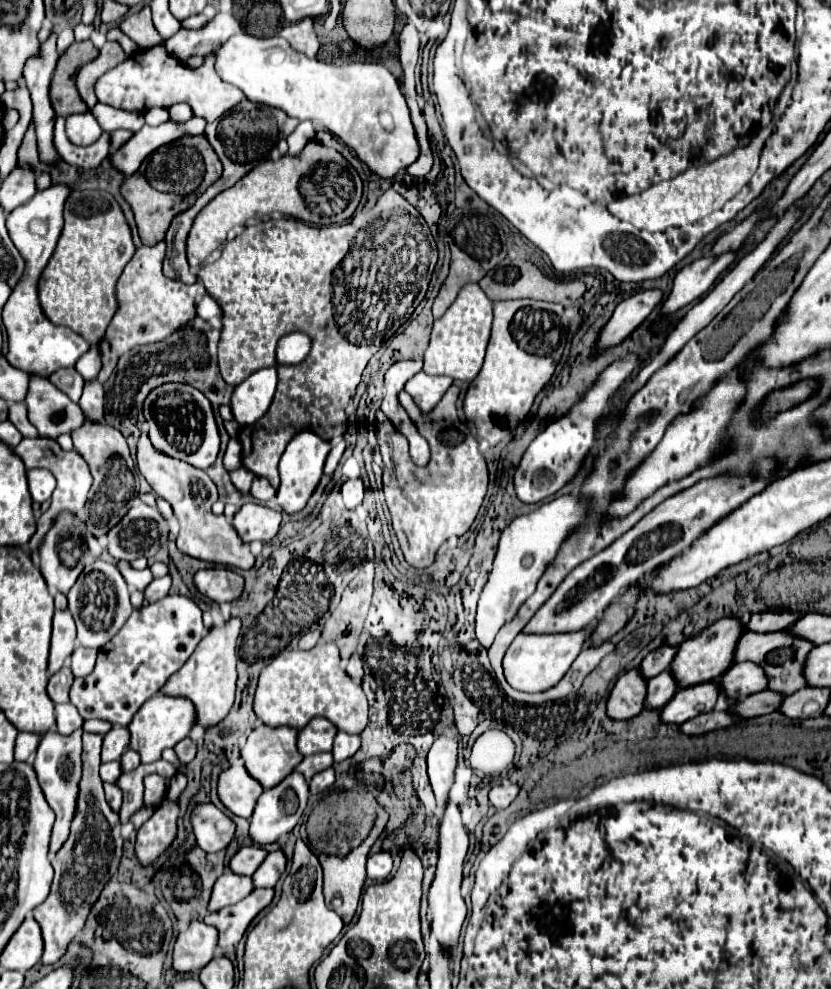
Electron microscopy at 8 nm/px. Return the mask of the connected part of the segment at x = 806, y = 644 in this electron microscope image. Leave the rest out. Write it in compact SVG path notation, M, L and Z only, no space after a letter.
M790 629L786 631L772 631L772 633L756 633L756 631L746 631L738 645L736 645L736 663L738 661L754 661L758 663L766 675L768 675L768 689L792 695L798 689L808 687L808 683L804 683L804 661L808 659L808 653L814 647L810 645L810 641L804 641L800 637L796 637Z

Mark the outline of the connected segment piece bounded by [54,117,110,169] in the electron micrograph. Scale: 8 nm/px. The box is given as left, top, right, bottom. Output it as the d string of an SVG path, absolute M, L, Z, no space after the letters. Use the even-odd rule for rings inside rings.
M56 117L56 125L54 125L54 147L58 151L58 155L68 163L74 165L78 169L96 169L110 153L110 135L102 133L102 137L88 145L88 147L78 147L74 143L70 143L70 139L64 133L64 117Z

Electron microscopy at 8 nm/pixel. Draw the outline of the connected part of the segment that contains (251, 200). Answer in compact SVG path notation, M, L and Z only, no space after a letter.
M310 141L296 157L292 155L284 155L278 161L266 161L256 165L256 169L248 171L236 185L232 185L232 189L226 189L222 193L218 193L194 219L192 229L188 233L186 239L186 257L190 267L200 267L204 263L204 259L218 249L220 243L226 241L226 233L234 227L234 225L244 225L248 219L252 217L262 217L262 215L270 215L274 211L280 211L284 215L292 215L294 219L302 219L302 221L312 221L312 213L308 211L302 195L300 195L300 179L304 175L304 171L308 171L310 167L314 167L320 161L332 161L332 151L316 141Z

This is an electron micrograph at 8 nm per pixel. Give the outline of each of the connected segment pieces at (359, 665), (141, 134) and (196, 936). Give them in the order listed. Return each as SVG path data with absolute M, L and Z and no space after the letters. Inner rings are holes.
M353 654L346 668L346 672L354 681L360 681L360 679L364 676L363 670L364 661L362 661L362 657L359 654Z
M194 117L186 123L168 121L158 127L144 125L138 133L134 133L132 139L128 139L120 149L116 149L110 155L110 165L116 171L120 171L124 177L128 177L128 175L136 173L140 163L144 161L144 157L154 153L158 147L178 139L184 133L190 133L190 135L204 133L204 127L206 127L206 121L202 117Z
M192 919L190 925L178 933L172 953L172 967L178 973L200 971L212 957L218 943L218 933L204 921Z

